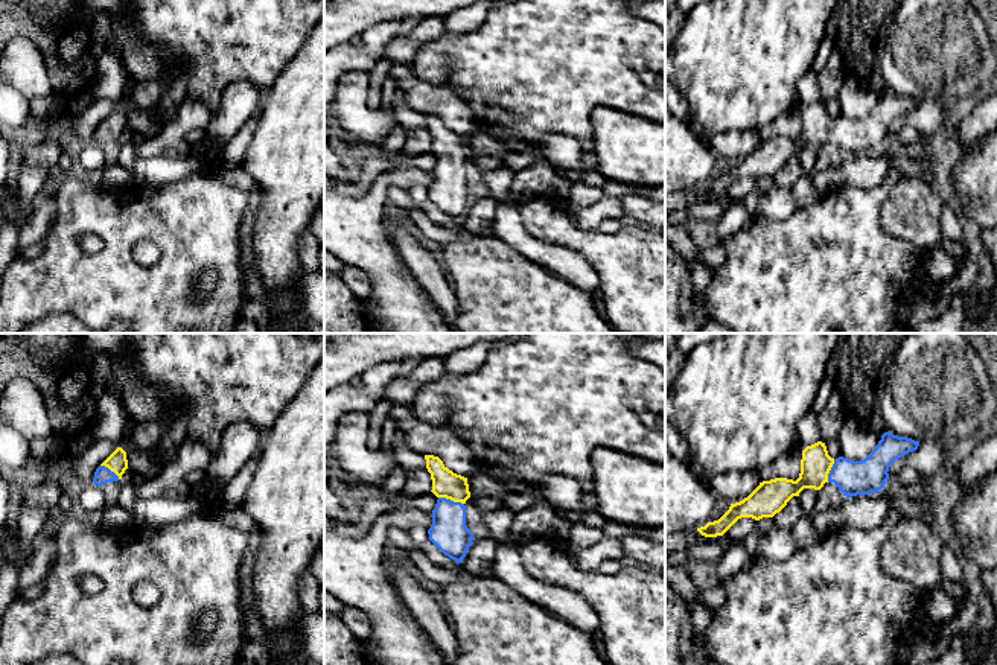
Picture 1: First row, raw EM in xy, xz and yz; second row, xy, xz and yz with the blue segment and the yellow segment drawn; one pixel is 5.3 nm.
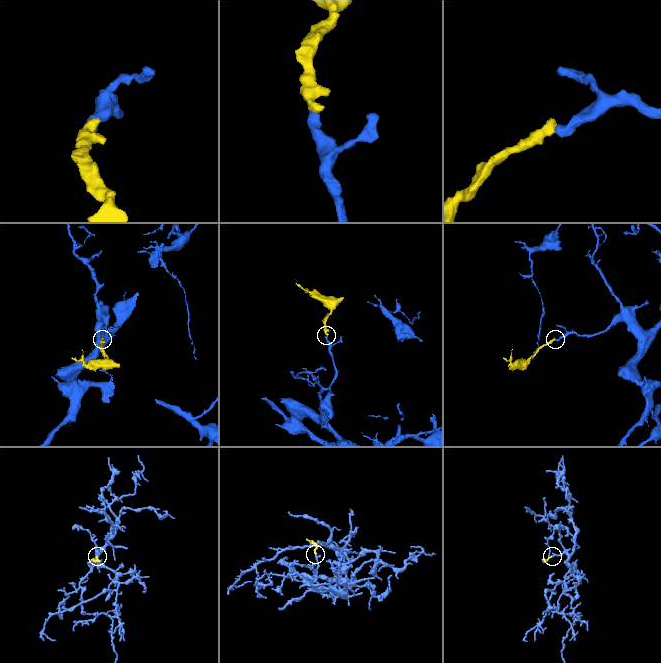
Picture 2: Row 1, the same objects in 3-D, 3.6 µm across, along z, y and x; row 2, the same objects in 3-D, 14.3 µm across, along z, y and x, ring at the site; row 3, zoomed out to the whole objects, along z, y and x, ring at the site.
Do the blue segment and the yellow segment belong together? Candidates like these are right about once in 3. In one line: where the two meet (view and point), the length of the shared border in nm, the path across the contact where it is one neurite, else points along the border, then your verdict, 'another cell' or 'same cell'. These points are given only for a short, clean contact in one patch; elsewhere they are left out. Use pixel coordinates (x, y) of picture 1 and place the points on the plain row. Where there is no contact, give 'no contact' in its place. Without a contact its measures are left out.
xz (449, 159) | 140 nm | across xz (449, 192), (449, 159), (449, 146), (446, 143) | same cell

